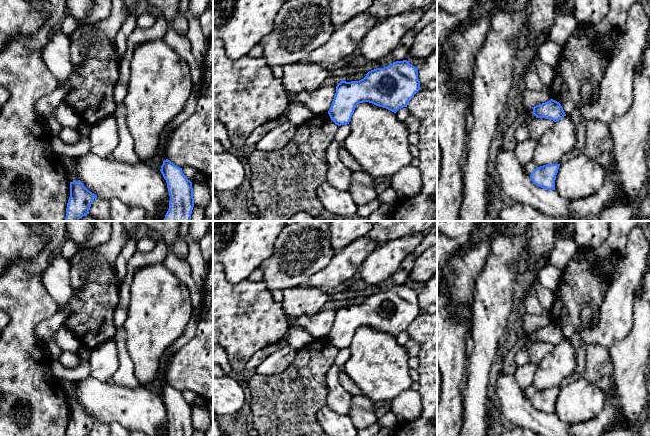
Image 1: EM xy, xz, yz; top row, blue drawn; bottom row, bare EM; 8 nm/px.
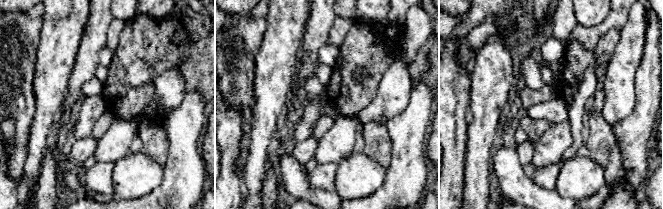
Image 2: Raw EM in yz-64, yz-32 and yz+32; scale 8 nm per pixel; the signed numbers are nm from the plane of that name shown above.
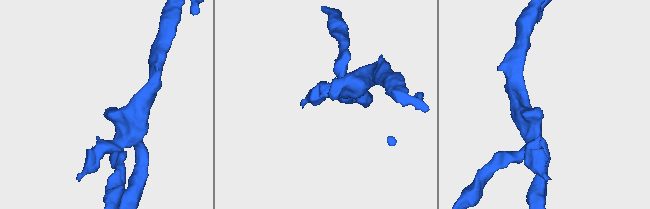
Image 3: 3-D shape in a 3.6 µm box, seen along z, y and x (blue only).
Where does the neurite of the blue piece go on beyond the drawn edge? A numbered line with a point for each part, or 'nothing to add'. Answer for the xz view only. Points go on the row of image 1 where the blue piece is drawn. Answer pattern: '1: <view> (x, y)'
nothing to add

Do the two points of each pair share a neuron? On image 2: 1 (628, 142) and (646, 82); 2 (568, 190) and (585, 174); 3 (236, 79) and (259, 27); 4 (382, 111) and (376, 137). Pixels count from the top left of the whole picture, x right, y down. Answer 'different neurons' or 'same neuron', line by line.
1: same neuron
2: same neuron
3: same neuron
4: different neurons

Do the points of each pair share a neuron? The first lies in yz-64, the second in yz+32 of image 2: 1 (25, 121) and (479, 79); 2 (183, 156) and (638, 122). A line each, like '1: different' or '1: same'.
1: different
2: same

